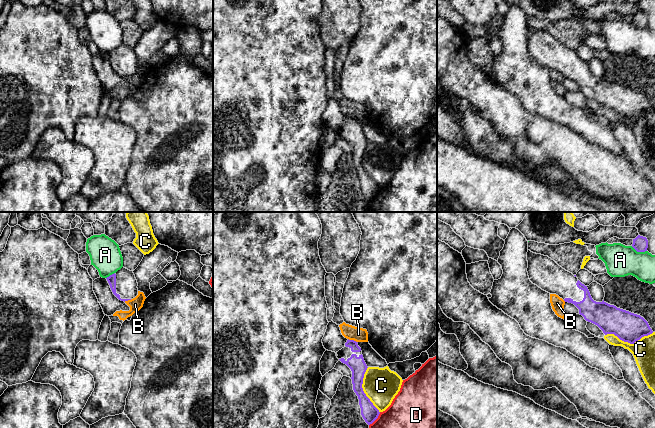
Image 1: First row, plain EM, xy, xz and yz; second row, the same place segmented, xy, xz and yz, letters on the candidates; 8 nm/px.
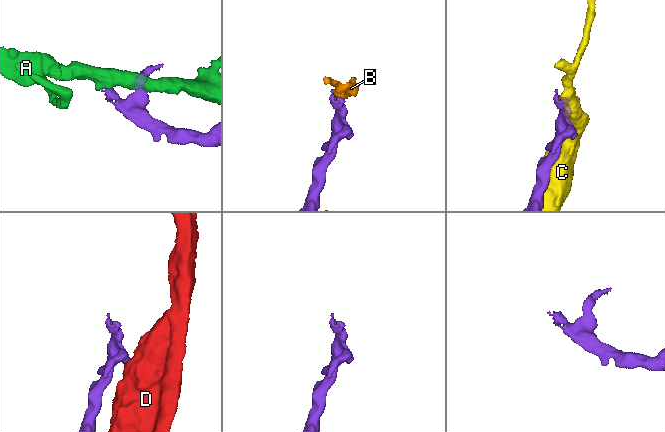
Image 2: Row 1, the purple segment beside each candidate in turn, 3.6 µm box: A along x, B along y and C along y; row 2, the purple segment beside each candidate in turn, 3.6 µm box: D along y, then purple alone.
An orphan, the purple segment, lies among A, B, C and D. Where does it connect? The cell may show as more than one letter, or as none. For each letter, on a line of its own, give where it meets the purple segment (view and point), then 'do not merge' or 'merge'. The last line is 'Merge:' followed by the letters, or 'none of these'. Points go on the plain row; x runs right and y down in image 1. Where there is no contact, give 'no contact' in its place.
A: meets purple in yz at (639, 27); do not merge
B: meets purple in xz at (353, 116); do not merge
C: meets purple in yz at (629, 118); do not merge
D: meets purple in xz at (375, 195); do not merge
Merge: none of these

